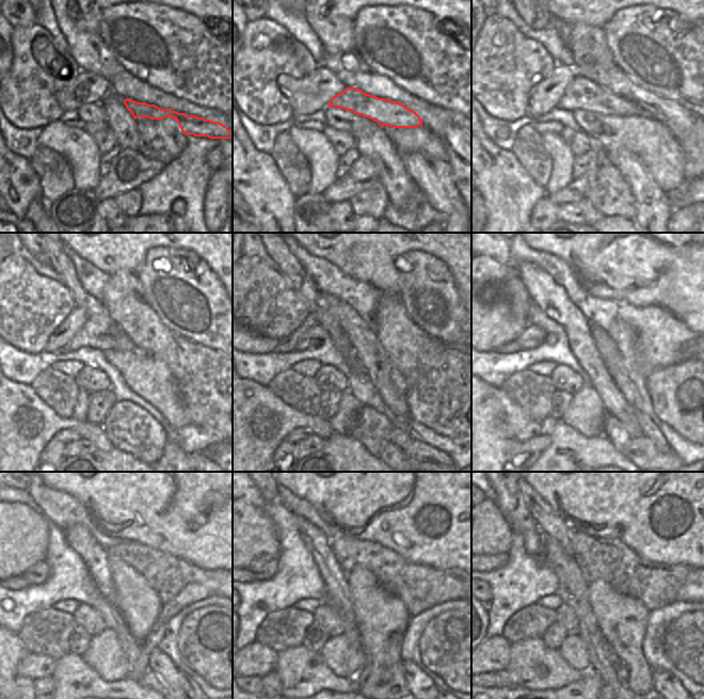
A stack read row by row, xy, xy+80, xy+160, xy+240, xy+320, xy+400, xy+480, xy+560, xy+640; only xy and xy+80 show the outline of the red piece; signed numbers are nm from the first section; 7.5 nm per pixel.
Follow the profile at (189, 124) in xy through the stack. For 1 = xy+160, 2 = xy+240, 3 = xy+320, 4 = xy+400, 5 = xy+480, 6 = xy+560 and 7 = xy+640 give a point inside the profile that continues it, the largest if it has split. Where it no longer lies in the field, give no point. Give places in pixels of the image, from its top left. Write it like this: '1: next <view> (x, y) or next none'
1: next xy+160 (581, 93)
2: next xy+240 (92, 334)
3: next xy+320 (317, 332)
4: next xy+400 (533, 336)
5: next xy+480 (37, 574)
6: next xy+560 (266, 571)
7: next xy+640 (493, 561)

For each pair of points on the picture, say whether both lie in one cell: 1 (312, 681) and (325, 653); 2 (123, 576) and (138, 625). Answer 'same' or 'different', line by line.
1: different
2: same

